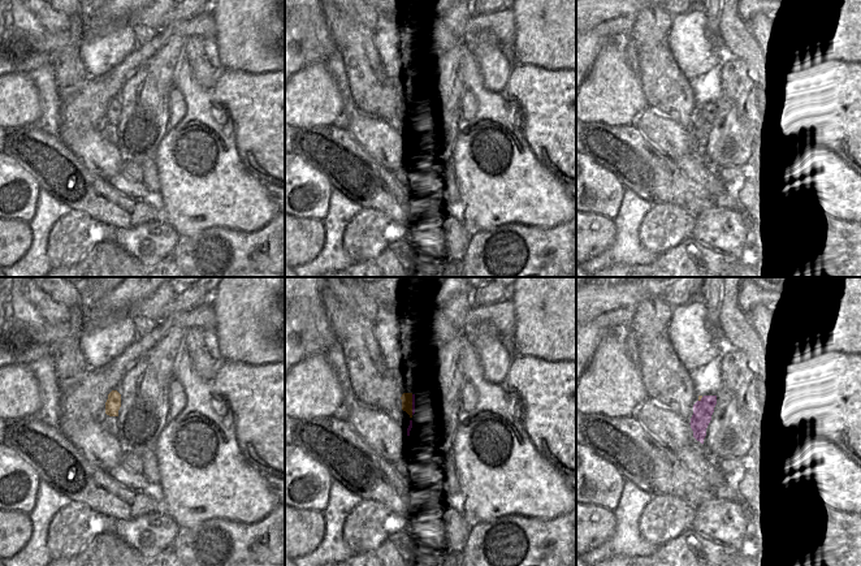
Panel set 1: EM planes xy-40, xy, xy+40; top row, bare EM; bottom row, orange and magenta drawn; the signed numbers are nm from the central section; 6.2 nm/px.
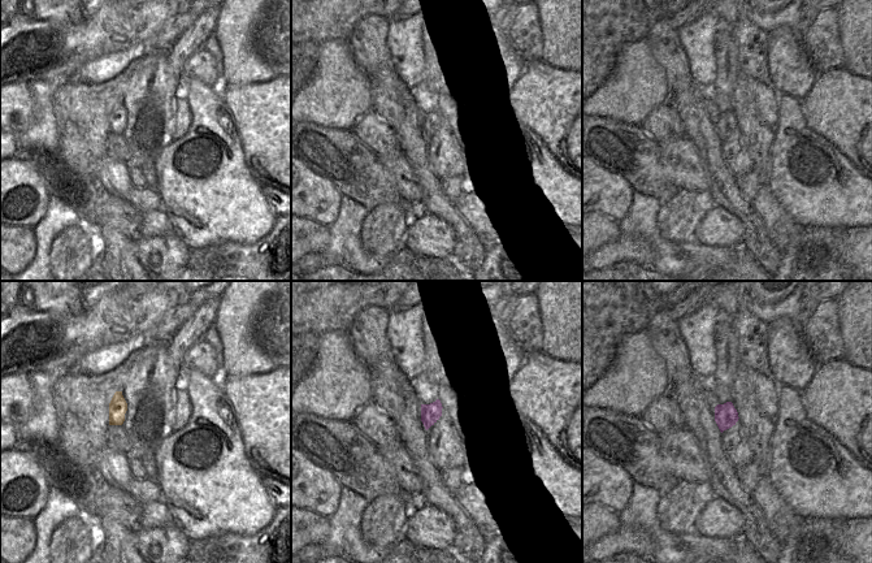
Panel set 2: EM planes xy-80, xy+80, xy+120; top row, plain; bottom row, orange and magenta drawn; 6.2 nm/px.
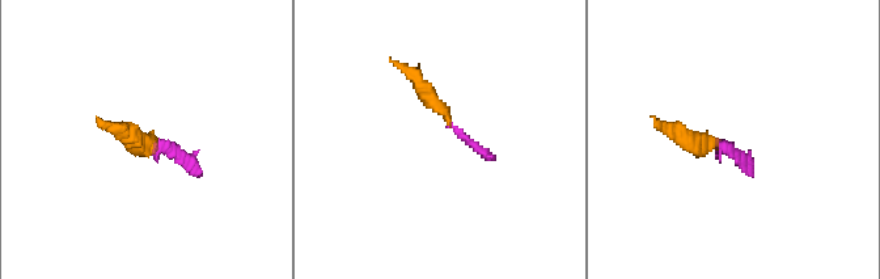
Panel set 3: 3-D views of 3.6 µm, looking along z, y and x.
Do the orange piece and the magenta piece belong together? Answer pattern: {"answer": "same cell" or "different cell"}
{"answer": "same cell"}

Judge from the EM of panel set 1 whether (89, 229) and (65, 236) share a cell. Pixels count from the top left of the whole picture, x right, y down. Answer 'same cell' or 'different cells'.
same cell

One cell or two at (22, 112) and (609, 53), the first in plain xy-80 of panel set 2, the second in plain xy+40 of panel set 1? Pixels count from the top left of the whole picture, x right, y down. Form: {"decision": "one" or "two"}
{"decision": "one"}

